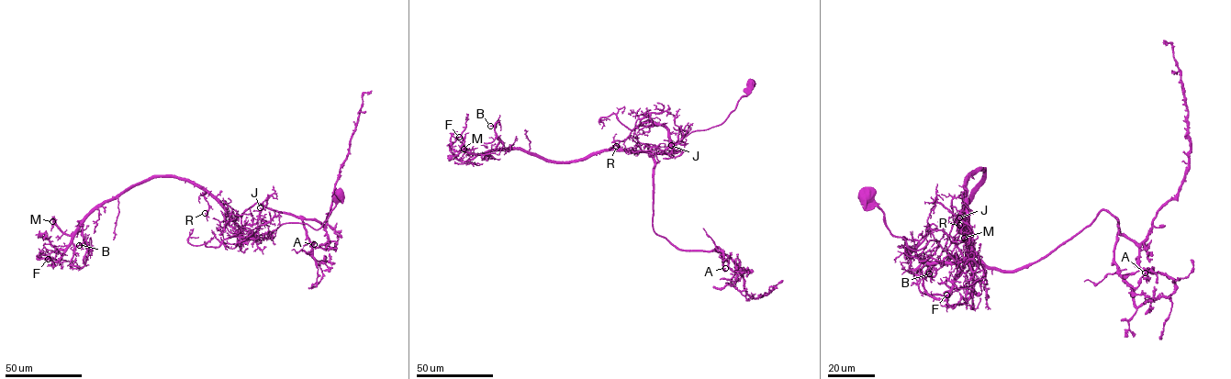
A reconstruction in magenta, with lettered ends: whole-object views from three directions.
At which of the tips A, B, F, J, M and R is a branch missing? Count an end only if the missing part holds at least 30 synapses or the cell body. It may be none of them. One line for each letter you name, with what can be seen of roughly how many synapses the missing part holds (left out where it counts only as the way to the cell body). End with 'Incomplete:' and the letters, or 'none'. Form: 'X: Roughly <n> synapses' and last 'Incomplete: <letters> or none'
B: Roughly 60 synapses
Incomplete: B

